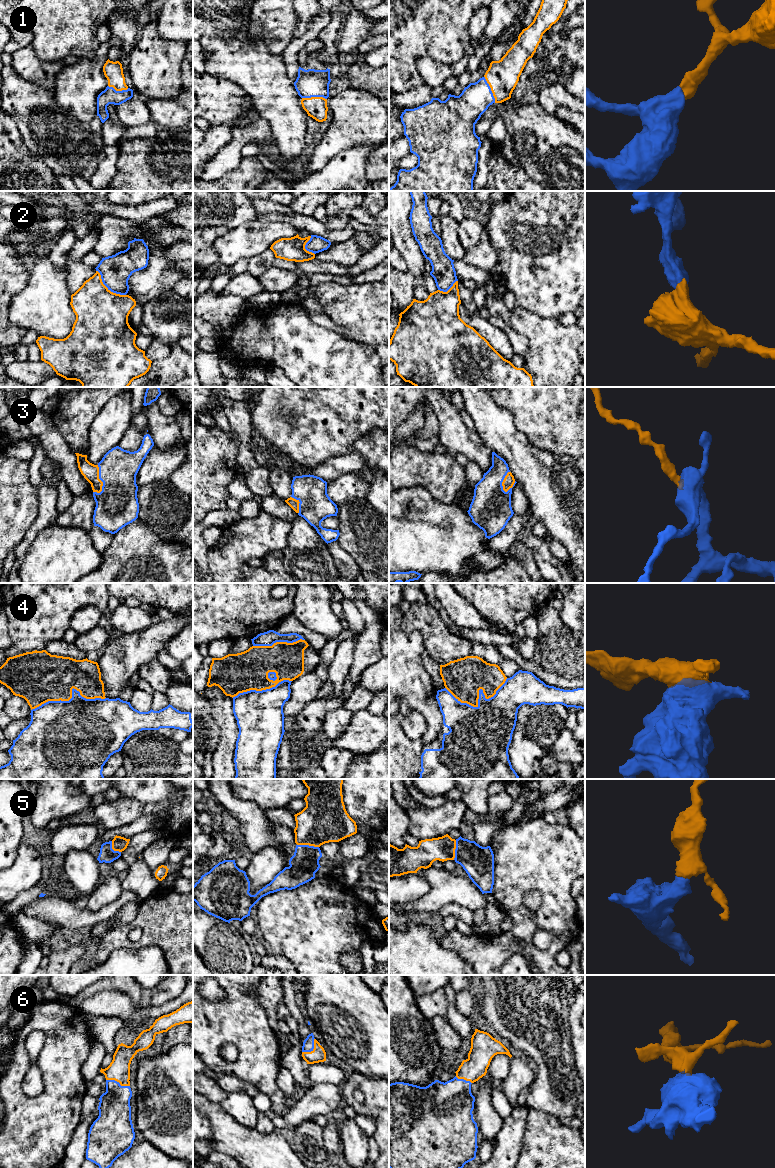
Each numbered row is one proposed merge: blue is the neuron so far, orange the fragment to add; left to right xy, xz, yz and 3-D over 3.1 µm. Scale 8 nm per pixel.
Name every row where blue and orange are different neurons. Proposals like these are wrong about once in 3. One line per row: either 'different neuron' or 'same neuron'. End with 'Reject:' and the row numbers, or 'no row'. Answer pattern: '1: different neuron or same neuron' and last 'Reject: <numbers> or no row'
1: same neuron
2: different neuron
3: same neuron
4: different neuron
5: same neuron
6: same neuron
Reject: 2, 4

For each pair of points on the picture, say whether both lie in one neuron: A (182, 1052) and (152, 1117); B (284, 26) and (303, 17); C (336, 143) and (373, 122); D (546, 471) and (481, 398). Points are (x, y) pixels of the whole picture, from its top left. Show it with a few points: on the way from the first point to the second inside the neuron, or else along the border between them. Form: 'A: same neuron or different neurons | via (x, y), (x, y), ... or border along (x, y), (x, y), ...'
A: same neuron | via (182, 1068), (182, 1087), (168, 1101)
B: different neurons | border along (295, 10), (297, 23), (292, 37)
C: same neuron | via (345, 134), (357, 122), (364, 122)
D: same neuron | via (527, 456), (488, 417)

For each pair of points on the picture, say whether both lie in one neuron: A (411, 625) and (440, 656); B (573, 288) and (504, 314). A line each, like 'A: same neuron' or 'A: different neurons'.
A: same neuron
B: different neurons

